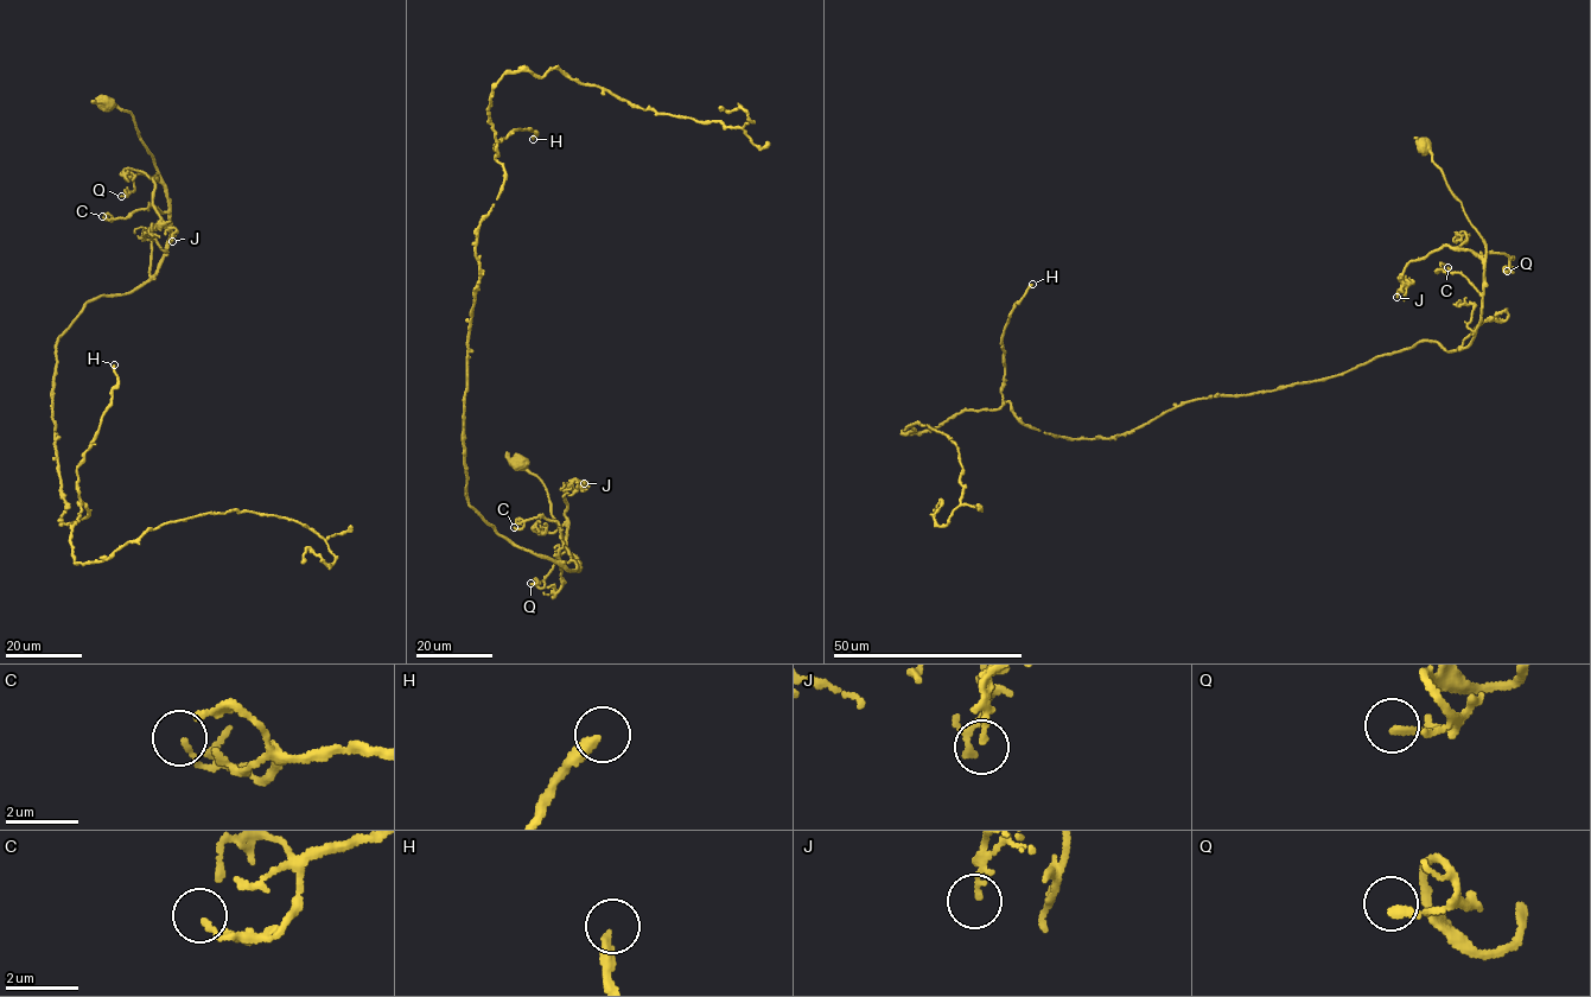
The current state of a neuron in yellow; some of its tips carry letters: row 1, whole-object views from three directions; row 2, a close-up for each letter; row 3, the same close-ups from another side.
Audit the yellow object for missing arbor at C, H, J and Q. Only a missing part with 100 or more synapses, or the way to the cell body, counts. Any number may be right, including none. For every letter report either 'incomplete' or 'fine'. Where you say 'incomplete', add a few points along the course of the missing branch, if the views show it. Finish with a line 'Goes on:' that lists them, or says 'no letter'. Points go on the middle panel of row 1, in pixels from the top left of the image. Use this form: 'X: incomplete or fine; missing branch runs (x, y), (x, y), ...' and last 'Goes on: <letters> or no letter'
C: fine
H: incomplete; missing branch runs (533, 139), (526, 147), (536, 140), (509, 114), (517, 102), (560, 107), (562, 153), (540, 164), (511, 154)
J: fine
Q: fine
Goes on: H

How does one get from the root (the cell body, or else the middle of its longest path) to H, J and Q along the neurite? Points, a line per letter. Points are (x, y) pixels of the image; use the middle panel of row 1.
H: (516, 464), (579, 571), (511, 545), (466, 495), (476, 230), (504, 178), (494, 144), (533, 139)
J: (516, 464), (545, 486), (551, 512), (571, 554), (566, 548), (565, 486), (584, 483)
Q: (516, 464), (545, 486), (551, 512), (572, 554), (565, 551), (558, 557), (542, 588), (536, 579), (530, 583)

